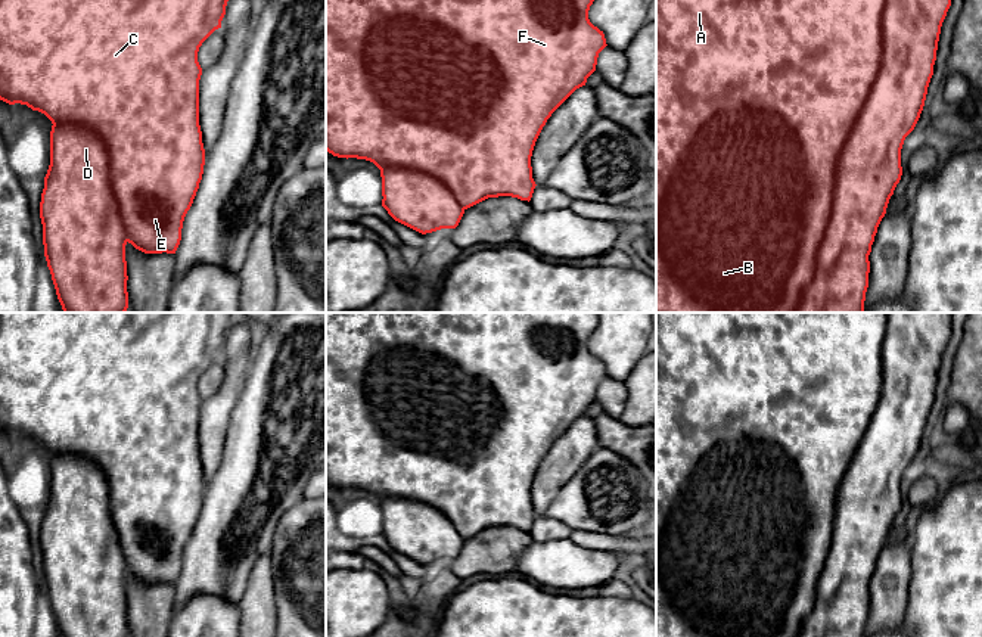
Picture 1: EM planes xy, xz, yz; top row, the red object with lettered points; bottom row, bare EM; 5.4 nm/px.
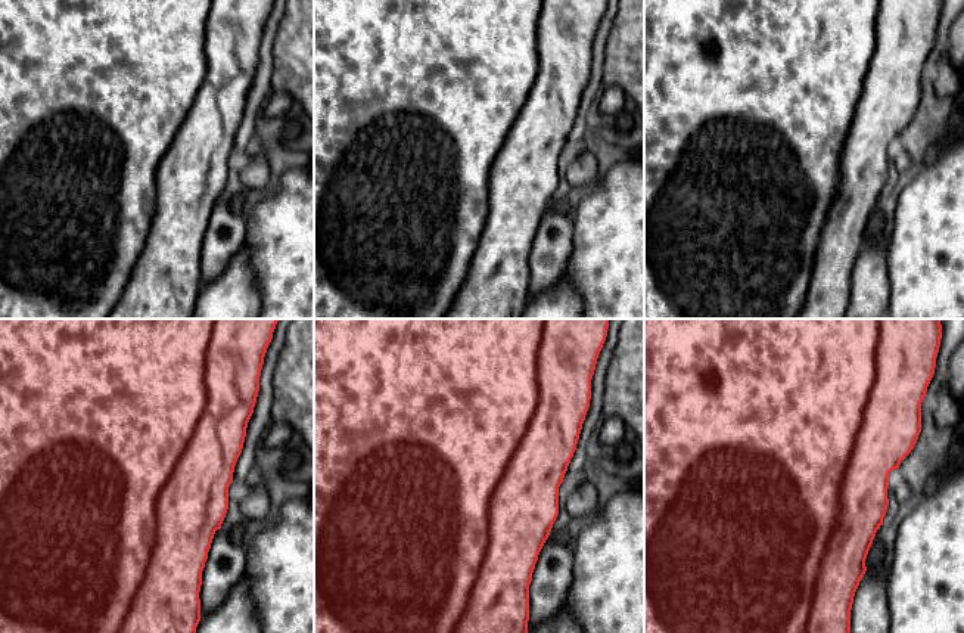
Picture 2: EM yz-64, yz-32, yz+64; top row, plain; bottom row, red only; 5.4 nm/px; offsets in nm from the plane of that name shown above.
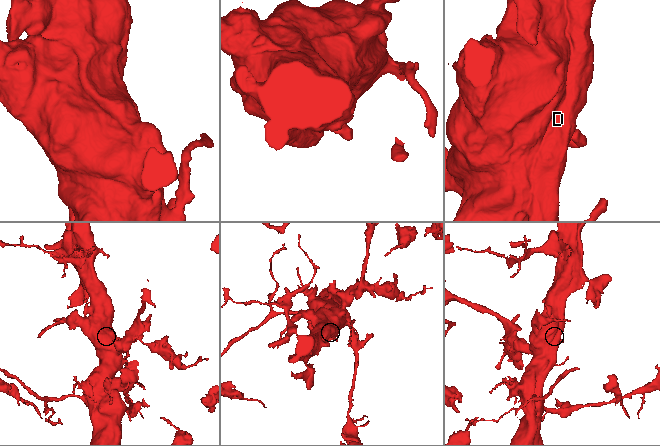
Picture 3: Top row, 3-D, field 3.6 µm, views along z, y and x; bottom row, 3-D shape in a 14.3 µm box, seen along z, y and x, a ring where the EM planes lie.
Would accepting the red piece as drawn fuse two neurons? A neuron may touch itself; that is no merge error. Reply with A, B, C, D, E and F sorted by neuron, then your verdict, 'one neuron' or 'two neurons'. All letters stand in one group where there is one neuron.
A B C D E F | one neuron

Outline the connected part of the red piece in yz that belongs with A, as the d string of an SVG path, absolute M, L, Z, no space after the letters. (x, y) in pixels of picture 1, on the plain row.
M656 313L656 637L864 637L868 585L902 506L901 479L923 441L950 336L951 313Z

